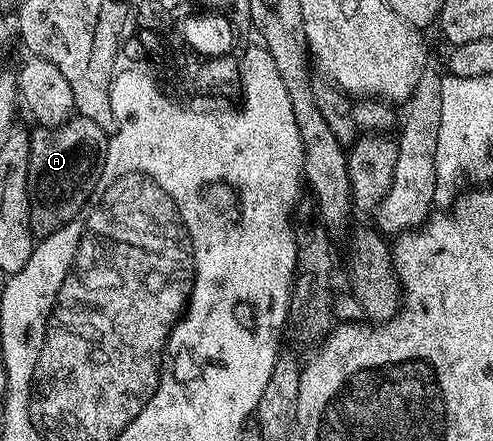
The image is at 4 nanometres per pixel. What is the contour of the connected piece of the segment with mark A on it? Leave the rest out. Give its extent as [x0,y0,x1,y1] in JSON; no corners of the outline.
[28,116,107,239]

